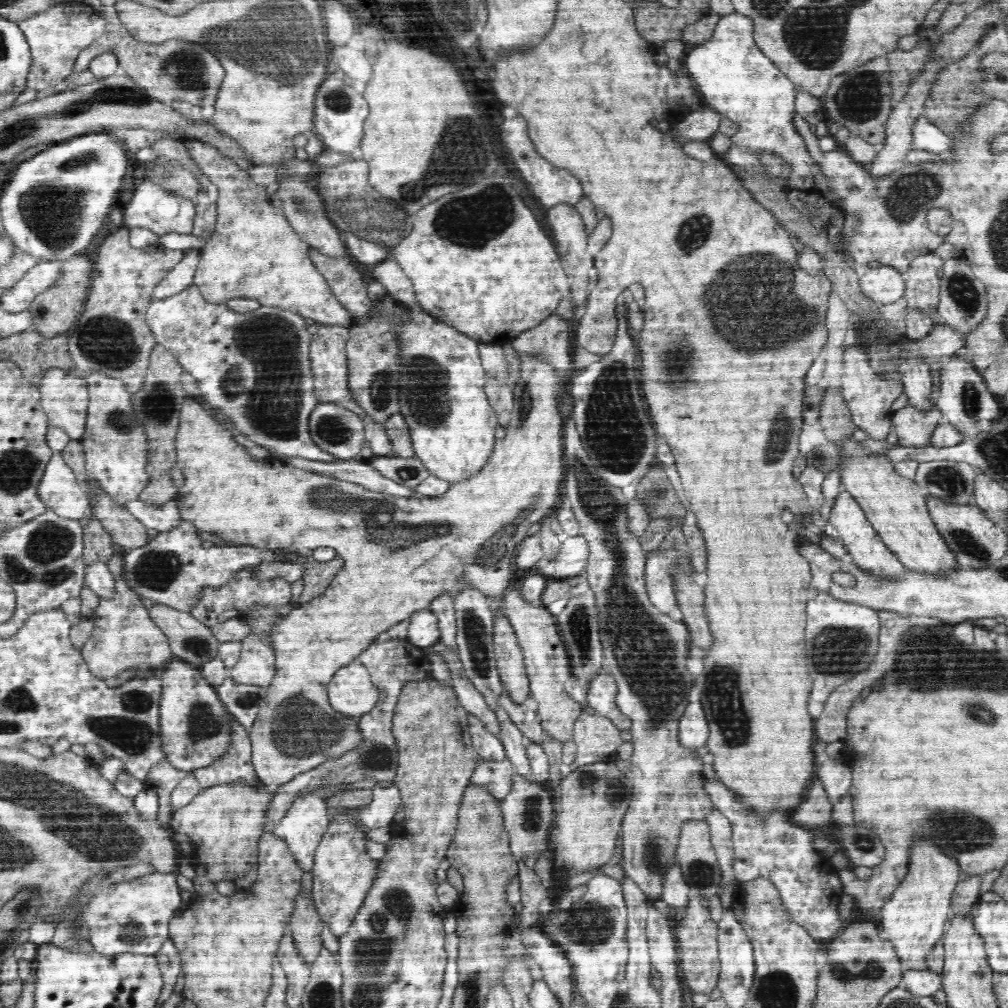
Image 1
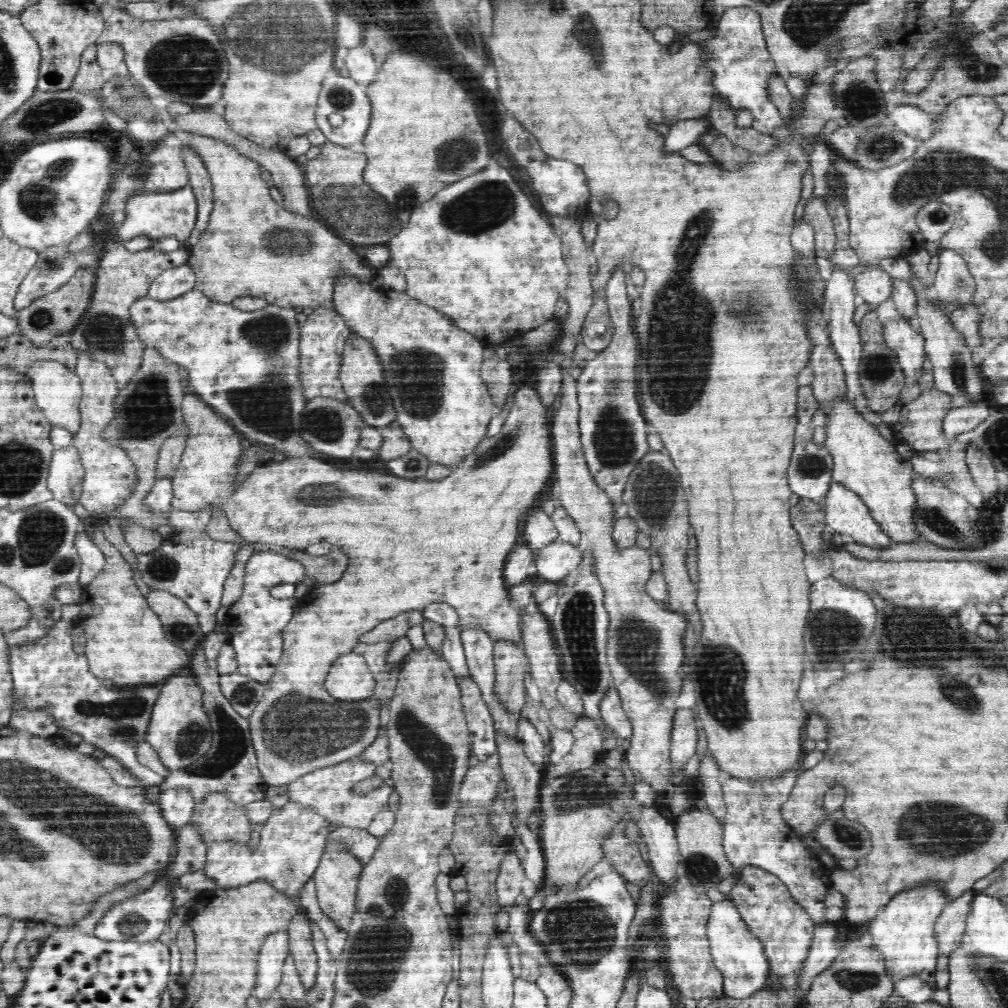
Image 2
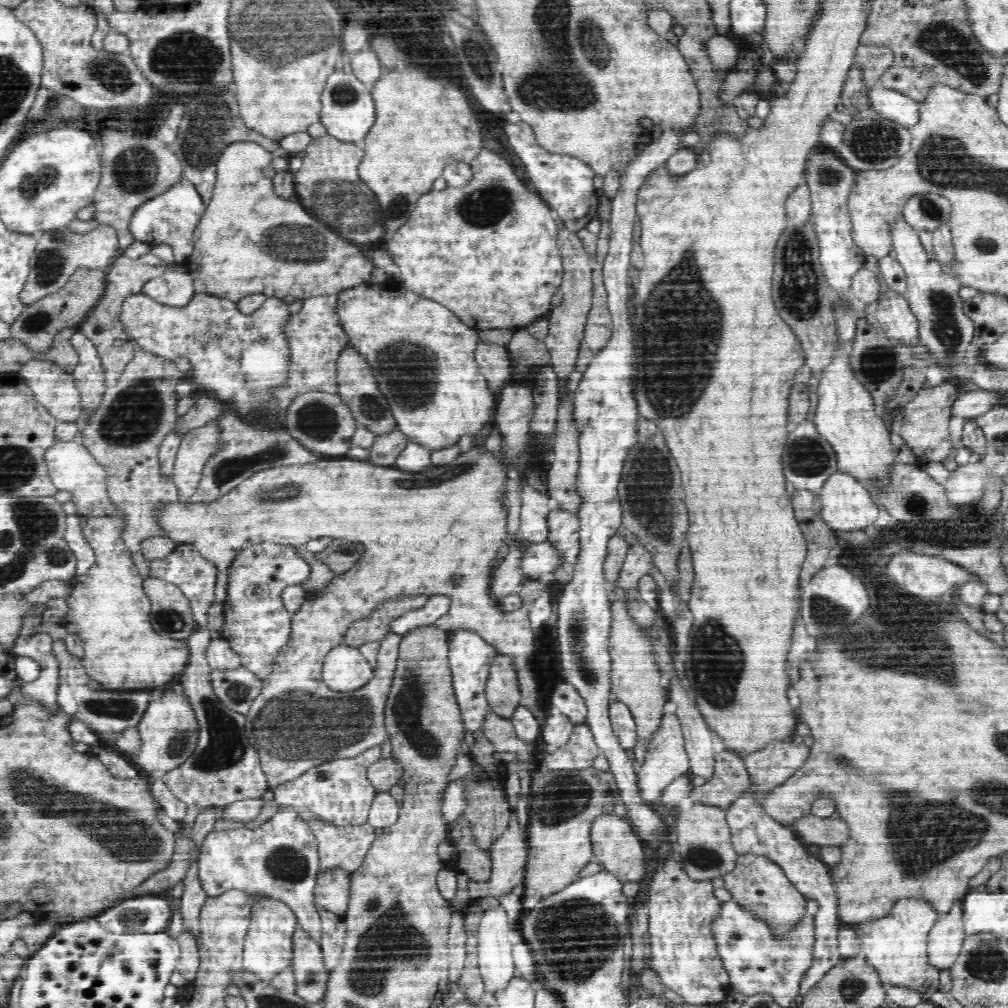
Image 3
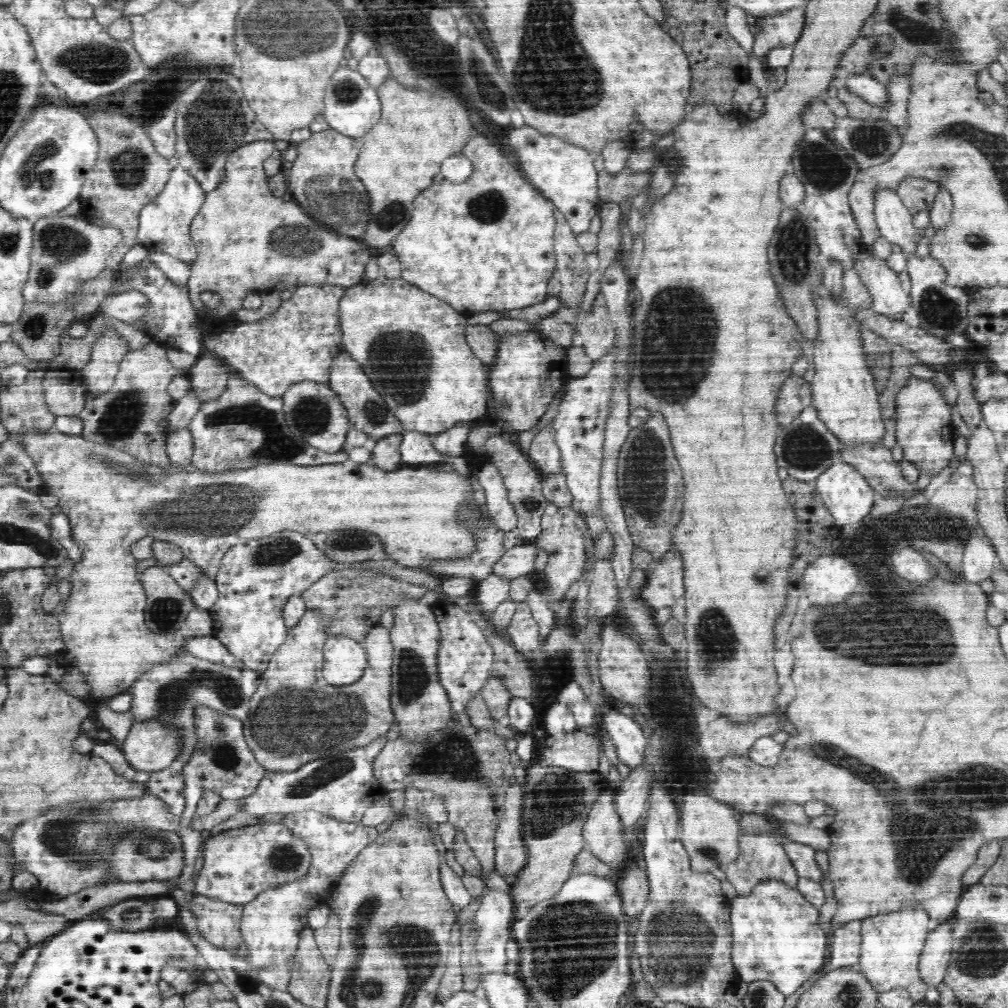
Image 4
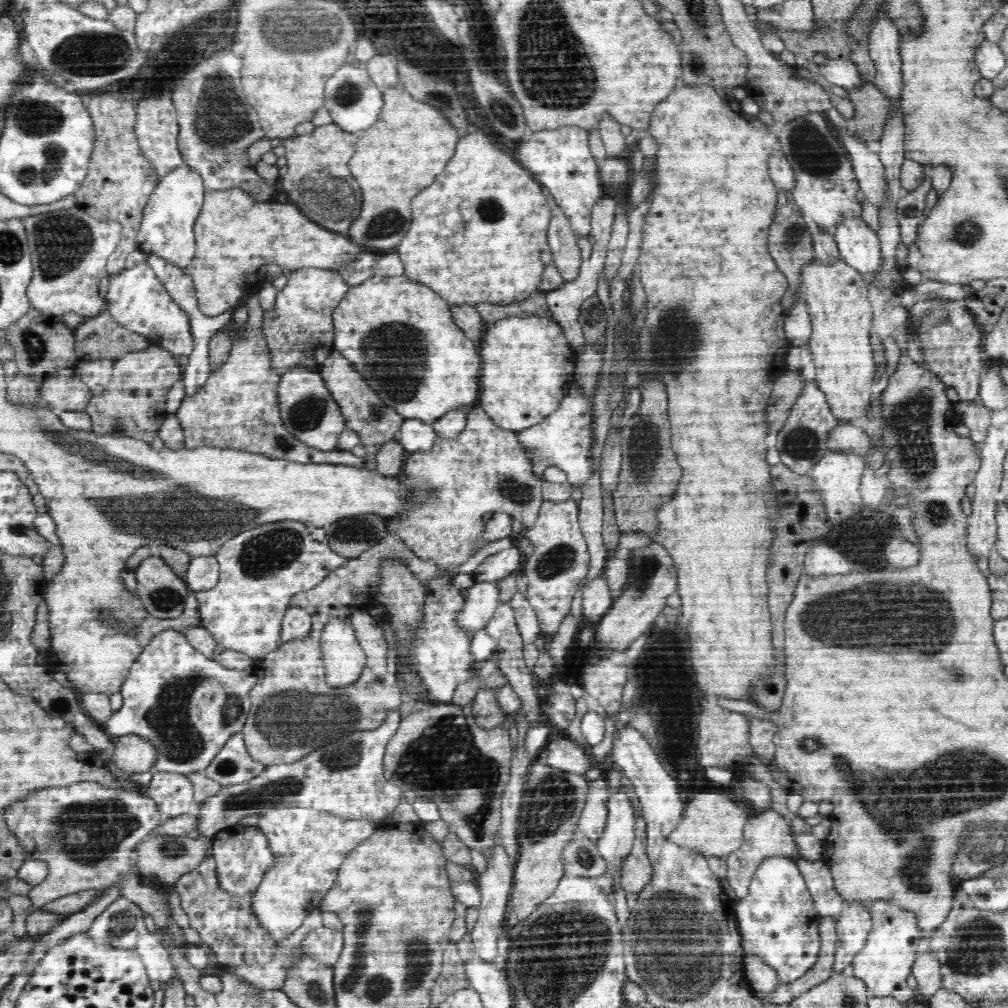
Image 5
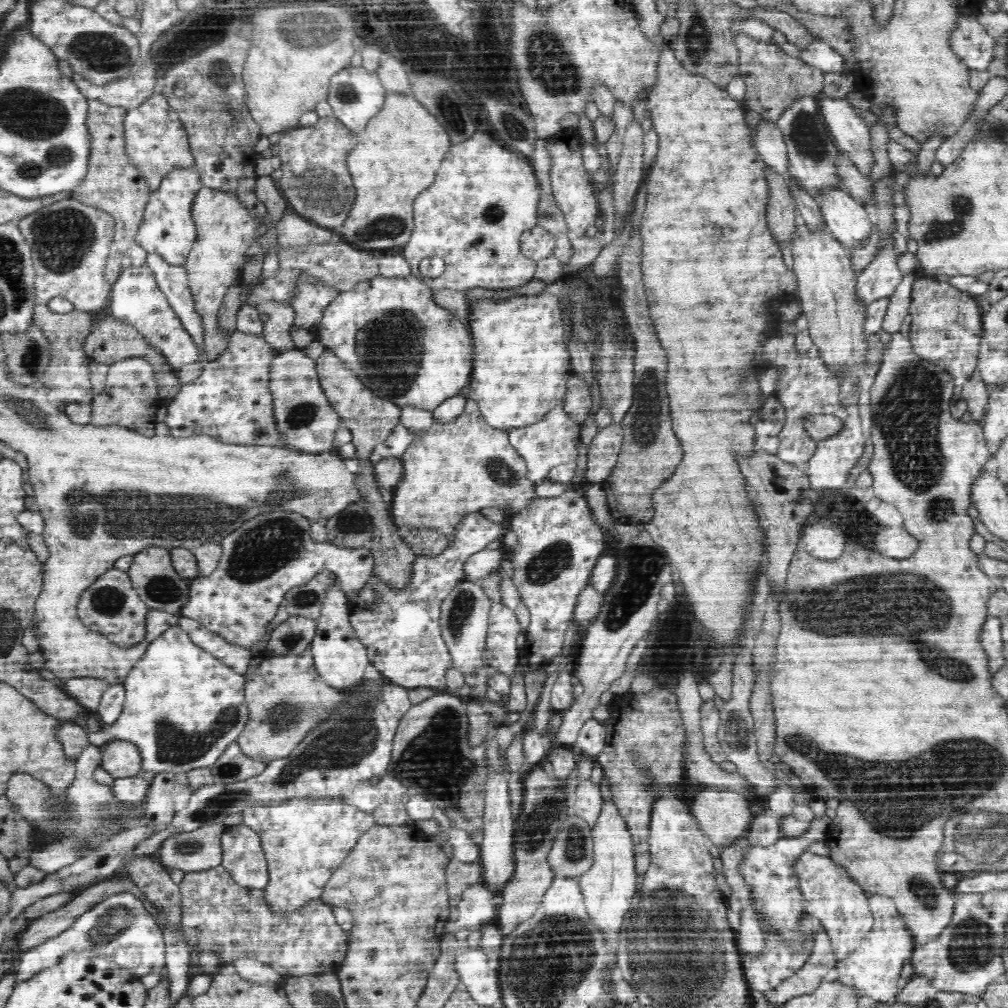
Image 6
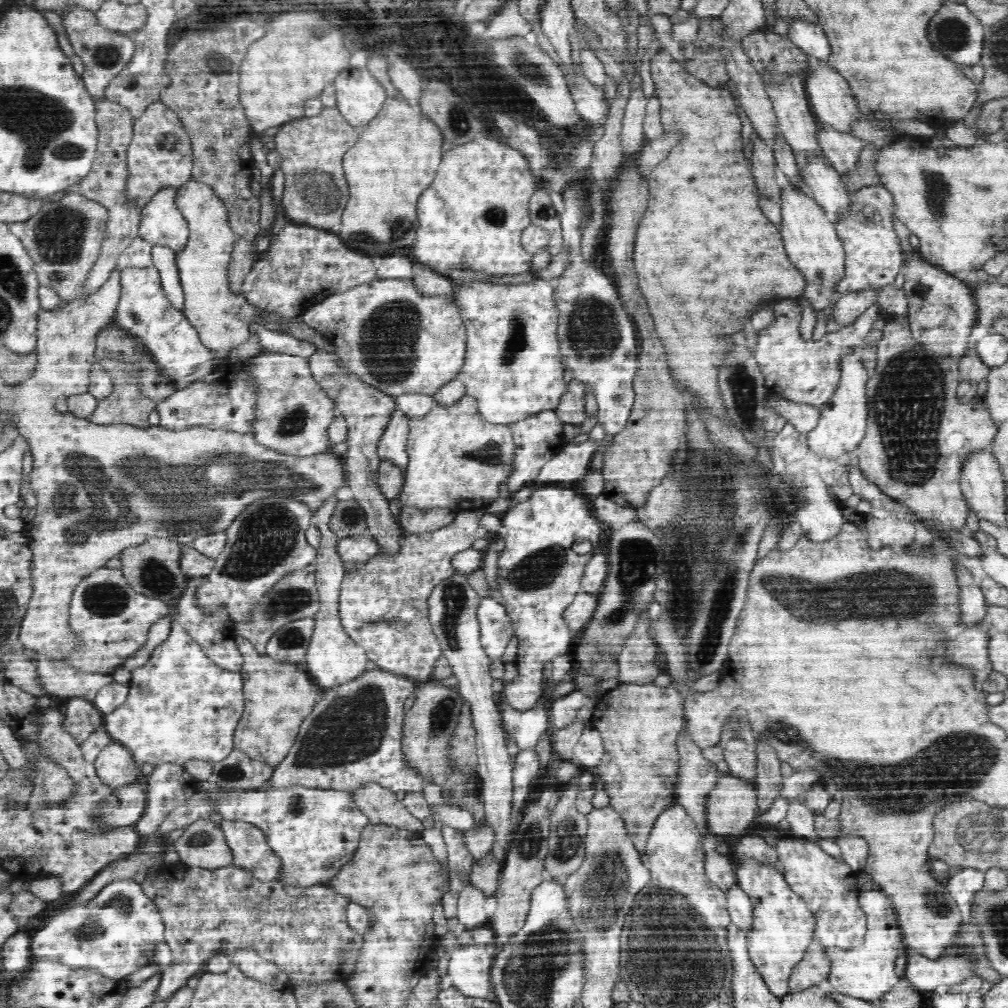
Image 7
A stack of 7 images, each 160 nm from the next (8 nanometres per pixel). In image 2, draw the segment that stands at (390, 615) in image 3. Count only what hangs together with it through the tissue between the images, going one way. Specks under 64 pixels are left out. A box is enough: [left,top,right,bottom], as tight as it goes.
[358,610,424,642]

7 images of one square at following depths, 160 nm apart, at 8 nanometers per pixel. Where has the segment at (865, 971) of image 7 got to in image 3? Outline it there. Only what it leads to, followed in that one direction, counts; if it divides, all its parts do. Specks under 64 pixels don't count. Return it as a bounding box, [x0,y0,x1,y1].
[854,899,939,1001]

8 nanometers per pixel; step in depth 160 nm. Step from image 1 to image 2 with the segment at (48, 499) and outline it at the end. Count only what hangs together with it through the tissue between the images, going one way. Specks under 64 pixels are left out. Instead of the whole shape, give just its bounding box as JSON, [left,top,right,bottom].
[47,445,85,506]

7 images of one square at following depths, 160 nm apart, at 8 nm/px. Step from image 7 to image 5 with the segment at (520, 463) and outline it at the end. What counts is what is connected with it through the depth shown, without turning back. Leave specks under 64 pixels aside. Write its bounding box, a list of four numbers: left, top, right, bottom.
[515,383,594,488]

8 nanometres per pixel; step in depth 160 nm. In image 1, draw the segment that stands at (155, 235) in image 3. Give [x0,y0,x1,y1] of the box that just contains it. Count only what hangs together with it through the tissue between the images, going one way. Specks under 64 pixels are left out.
[123,179,196,237]

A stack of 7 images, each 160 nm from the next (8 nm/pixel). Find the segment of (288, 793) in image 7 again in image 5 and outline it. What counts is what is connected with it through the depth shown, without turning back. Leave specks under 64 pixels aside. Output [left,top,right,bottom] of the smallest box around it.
[252,806,379,939]

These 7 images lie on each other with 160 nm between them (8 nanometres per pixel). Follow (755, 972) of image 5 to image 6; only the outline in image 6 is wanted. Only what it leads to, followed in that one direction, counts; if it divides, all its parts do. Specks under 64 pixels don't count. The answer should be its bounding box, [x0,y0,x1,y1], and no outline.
[736,903,764,958]

